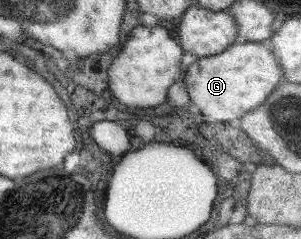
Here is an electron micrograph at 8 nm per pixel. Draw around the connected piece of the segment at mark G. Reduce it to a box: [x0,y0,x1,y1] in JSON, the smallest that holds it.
[183,42,282,126]

